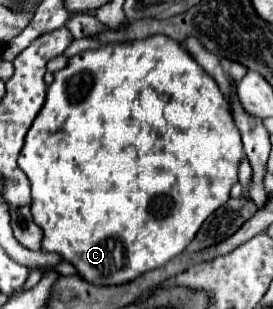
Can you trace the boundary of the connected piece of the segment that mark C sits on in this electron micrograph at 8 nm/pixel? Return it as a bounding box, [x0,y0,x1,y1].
[19,36,245,286]

